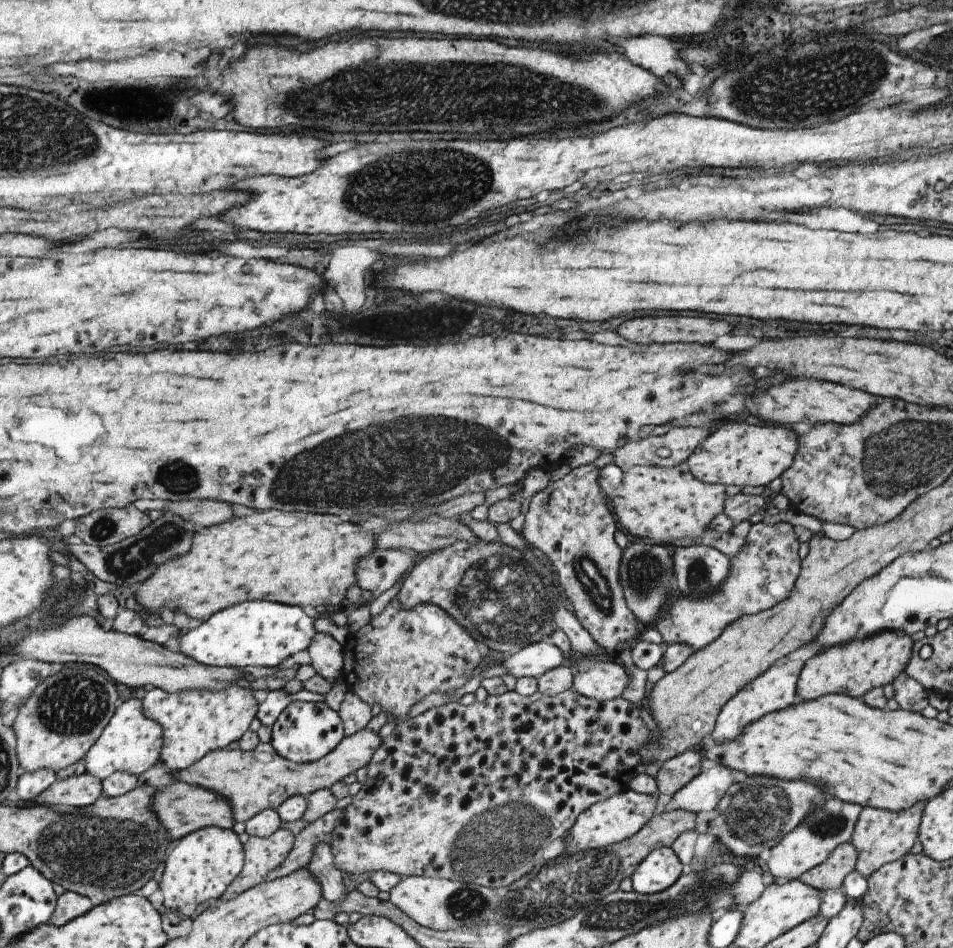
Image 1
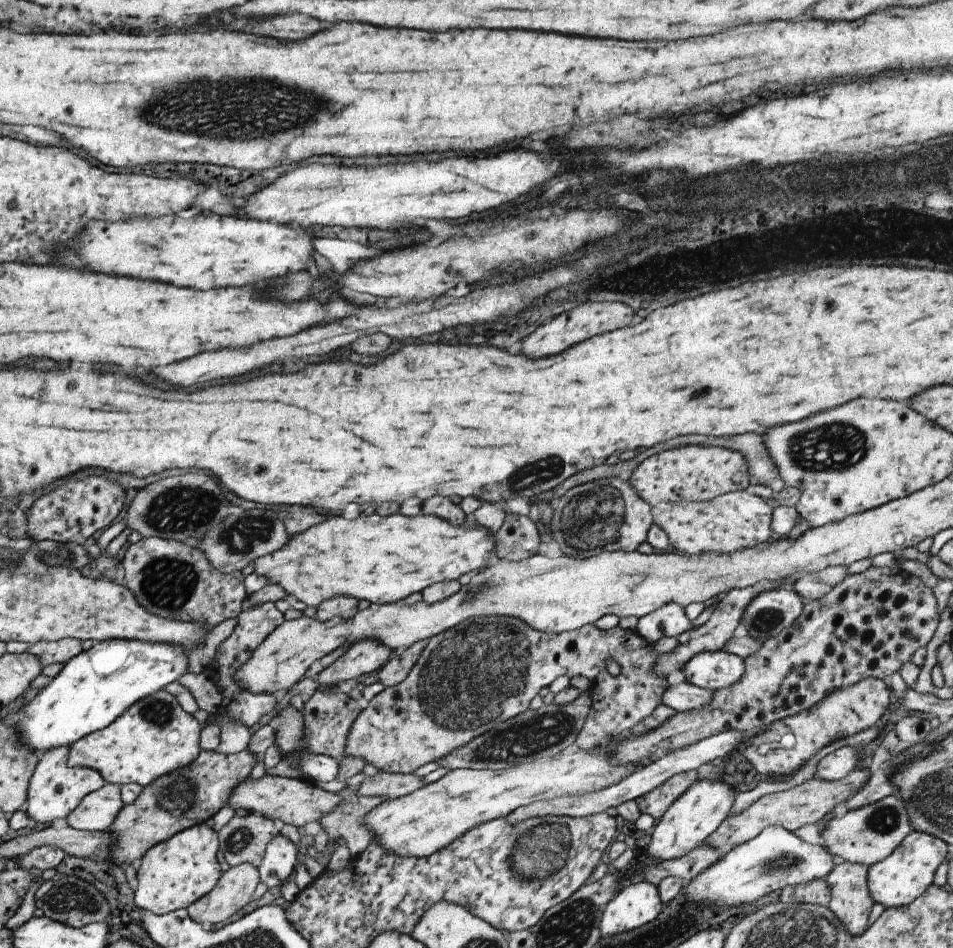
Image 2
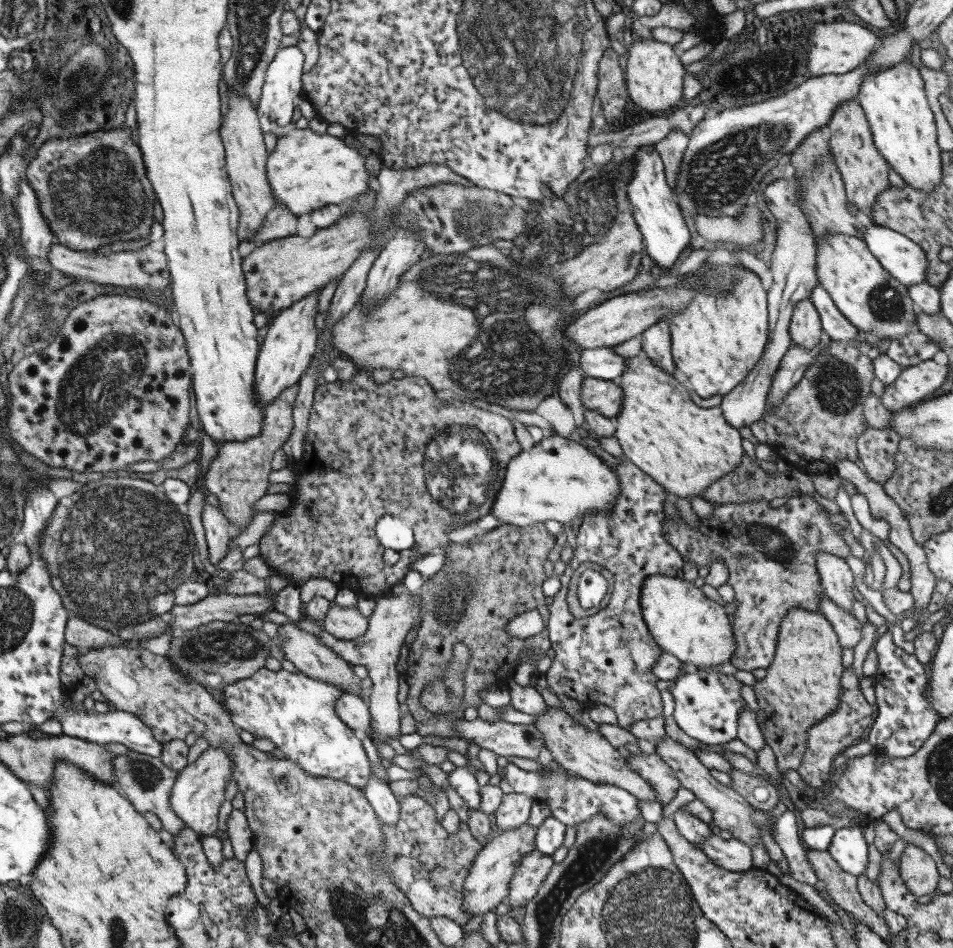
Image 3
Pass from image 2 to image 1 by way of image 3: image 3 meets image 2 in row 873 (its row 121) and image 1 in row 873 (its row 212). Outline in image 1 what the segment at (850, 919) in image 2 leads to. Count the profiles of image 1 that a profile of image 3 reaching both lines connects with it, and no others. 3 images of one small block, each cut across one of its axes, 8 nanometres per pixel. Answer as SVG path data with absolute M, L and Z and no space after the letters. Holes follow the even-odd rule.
M918 802L918 804L910 806L908 810L900 812L864 807L850 840L850 844L858 852L856 872L860 872L867 879L884 864L898 861L907 856L918 840L918 826L920 826L924 806L924 802Z

